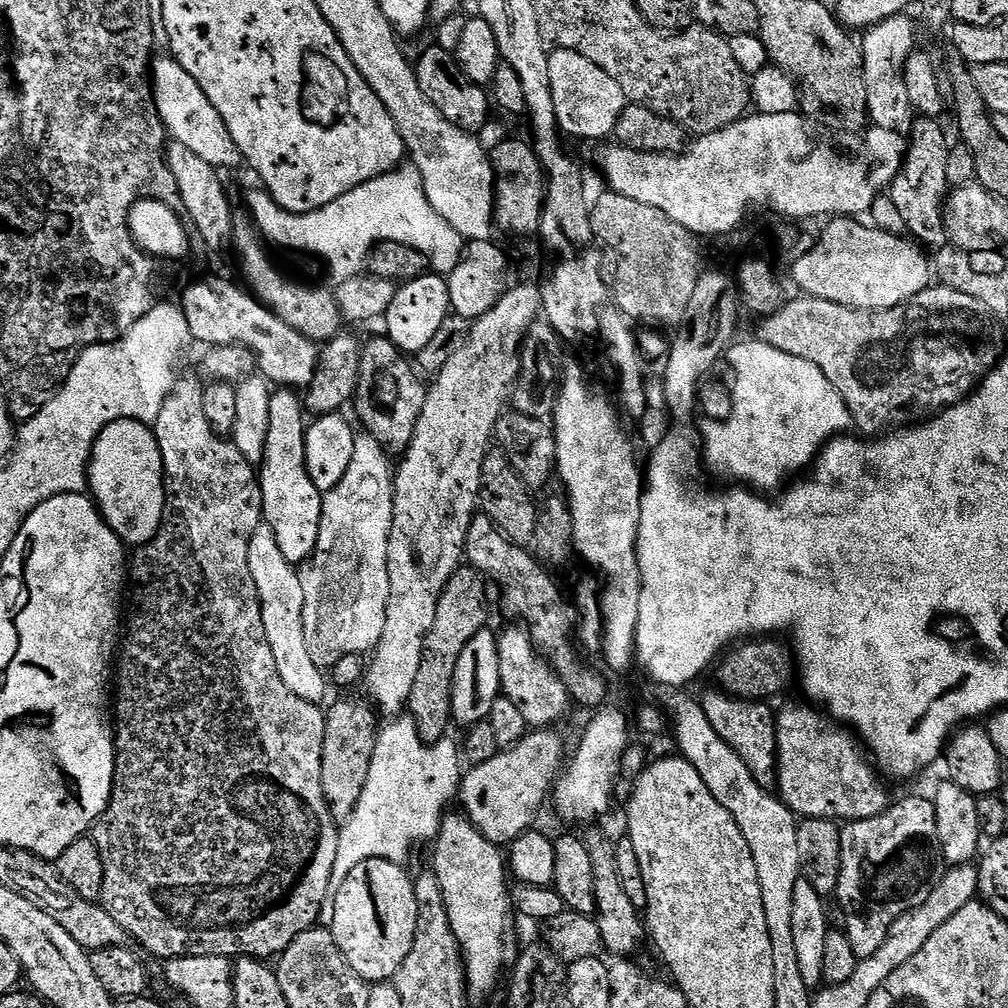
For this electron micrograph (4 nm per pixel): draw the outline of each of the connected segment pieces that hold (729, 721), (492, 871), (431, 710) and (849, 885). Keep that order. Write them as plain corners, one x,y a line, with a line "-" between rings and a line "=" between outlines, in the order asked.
708,692
702,696
700,705
709,720
710,726
714,726
718,738
746,762
746,770
754,774
754,782
758,786
769,790
776,788
776,718
777,713
772,712
772,704
761,702
755,698
741,700
735,695
727,696
724,692
=
463,814
445,815
444,819
440,821
440,831
434,841
436,849
432,852
432,864
434,867
434,875
438,878
438,886
442,886
442,898
446,902
446,914
450,918
450,930
454,934
454,938
458,942
460,951
464,954
464,978
468,985
468,994
473,1001
480,1000
483,996
488,996
500,984
500,975
509,967
510,958
508,960
508,935
512,932
512,920
514,921
514,909
512,906
512,898
510,895
510,873
506,867
506,856
502,851
501,845
490,842
478,829
468,821
467,816
=
461,566
446,582
442,598
438,598
438,614
434,614
434,626
426,634
422,650
422,662
418,665
418,675
414,678
414,690
406,705
407,715
412,717
418,734
425,744
436,744
449,735
448,727
453,727
452,687
454,670
458,670
458,658
466,650
466,642
483,630
488,621
488,588
485,577
471,566
=
908,796
905,800
889,803
888,809
874,818
853,820
843,825
842,838
842,870
838,878
835,899
840,899
840,908
844,911
843,931
848,933
850,946
854,946
854,954
858,957
872,956
882,942
886,942
890,926
906,910
914,910
914,906
922,906
930,894
934,894
936,884
946,871
944,855
940,853
936,815
931,799
924,796

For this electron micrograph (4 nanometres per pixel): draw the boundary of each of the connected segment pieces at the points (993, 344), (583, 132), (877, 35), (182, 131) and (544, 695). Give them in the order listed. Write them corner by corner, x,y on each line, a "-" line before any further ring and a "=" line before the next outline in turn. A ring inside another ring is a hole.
929,286
914,298
903,300
898,306
875,308
874,310
842,306
838,302
830,302
826,298
818,298
817,296
800,294
797,297
797,300
789,299
777,312
761,319
760,325
754,332
755,339
760,340
766,346
774,346
774,350
782,350
794,358
806,358
806,362
814,362
814,366
818,366
818,370
822,370
822,374
826,374
830,386
834,390
838,390
838,394
842,394
842,402
846,402
846,406
850,410
853,425
857,429
860,427
861,430
859,429
859,431
868,438
879,437
881,434
887,434
907,425
909,421
916,418
911,418
911,416
916,416
919,412
935,414
943,412
944,409
952,407
953,404
960,403
965,396
980,387
980,383
988,377
989,372
996,367
996,361
1002,356
1002,352
1000,352
1000,328
996,325
999,324
997,317
993,316
990,310
986,310
986,306
982,306
982,302
978,302
978,298
970,298
970,294
962,294
962,290
=
557,48
549,55
548,61
550,62
550,94
554,98
554,114
558,118
561,133
565,137
577,136
580,140
605,139
604,141
607,141
615,133
622,110
630,103
622,86
618,82
614,82
614,78
610,78
610,74
606,74
606,70
594,66
594,62
590,62
590,58
577,52
=
901,14
886,18
863,33
864,81
866,82
866,102
868,118
875,127
882,130
900,130
913,119
914,111
907,97
906,83
902,71
907,59
917,47
916,28
=
165,58
157,59
150,72
152,90
156,94
156,109
164,123
165,133
175,143
187,146
193,154
198,154
205,162
210,162
217,170
224,168
241,167
242,157
238,146
230,138
230,130
226,130
226,122
222,122
222,114
214,110
210,98
202,94
202,86
194,82
186,74
186,70
178,67
175,60
-
172,71
176,75
176,84
172,81
-
176,88
176,92
174,91
=
523,627
508,628
498,636
498,674
500,691
526,718
529,729
548,730
574,708
572,695
566,690
556,669
536,647
532,636

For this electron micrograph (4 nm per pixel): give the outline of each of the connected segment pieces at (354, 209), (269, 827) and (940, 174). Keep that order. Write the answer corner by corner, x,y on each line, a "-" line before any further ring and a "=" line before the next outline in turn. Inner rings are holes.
401,166
394,172
381,176
373,176
362,186
350,189
342,198
330,202
330,206
322,206
313,212
288,212
266,191
252,192
248,196
248,208
251,219
259,233
269,245
281,244
284,248
297,248
300,252
309,252
312,256
321,256
332,271
333,281
354,278
365,271
368,254
377,244
386,242
402,242
414,250
418,250
428,259
428,268
436,274
449,274
458,266
464,252
466,241
446,219
430,206
430,198
426,198
422,178
411,166
=
177,375
154,425
158,450
164,463
164,517
154,538
139,545
135,549
136,557
130,560
130,596
132,592
137,608
129,620
127,617
126,635
118,652
120,669
114,672
116,769
110,802
100,819
92,825
90,838
98,846
98,854
102,854
104,877
99,903
131,939
133,936
160,962
179,956
252,956
256,960
267,961
285,952
298,934
317,927
322,902
329,896
330,874
334,874
340,828
328,809
322,790
325,709
306,702
306,698
298,698
298,694
293,694
278,675
274,653
266,638
266,626
262,626
258,590
250,574
250,538
264,519
260,477
257,469
242,458
242,450
210,426
202,406
205,381
197,376
=
923,115
911,121
912,133
906,136
904,165
898,170
890,189
894,206
898,206
911,239
928,250
939,250
948,240
948,231
944,228
944,206
950,191
946,178
950,139
940,122

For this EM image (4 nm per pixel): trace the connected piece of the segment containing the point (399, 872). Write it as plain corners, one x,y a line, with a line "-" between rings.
370,858
366,862
358,862
358,866
354,866
354,870
350,870
346,882
338,889
338,894
334,896
334,922
330,929
332,937
334,942
338,942
338,950
342,950
342,958
346,958
346,962
350,962
350,970
354,970
354,974
367,980
369,985
382,984
396,977
398,966
402,966
402,962
406,962
406,954
410,954
410,950
414,946
416,927
418,926
418,898
414,898
414,880
411,875
408,877
408,870
405,865
395,864
382,858

